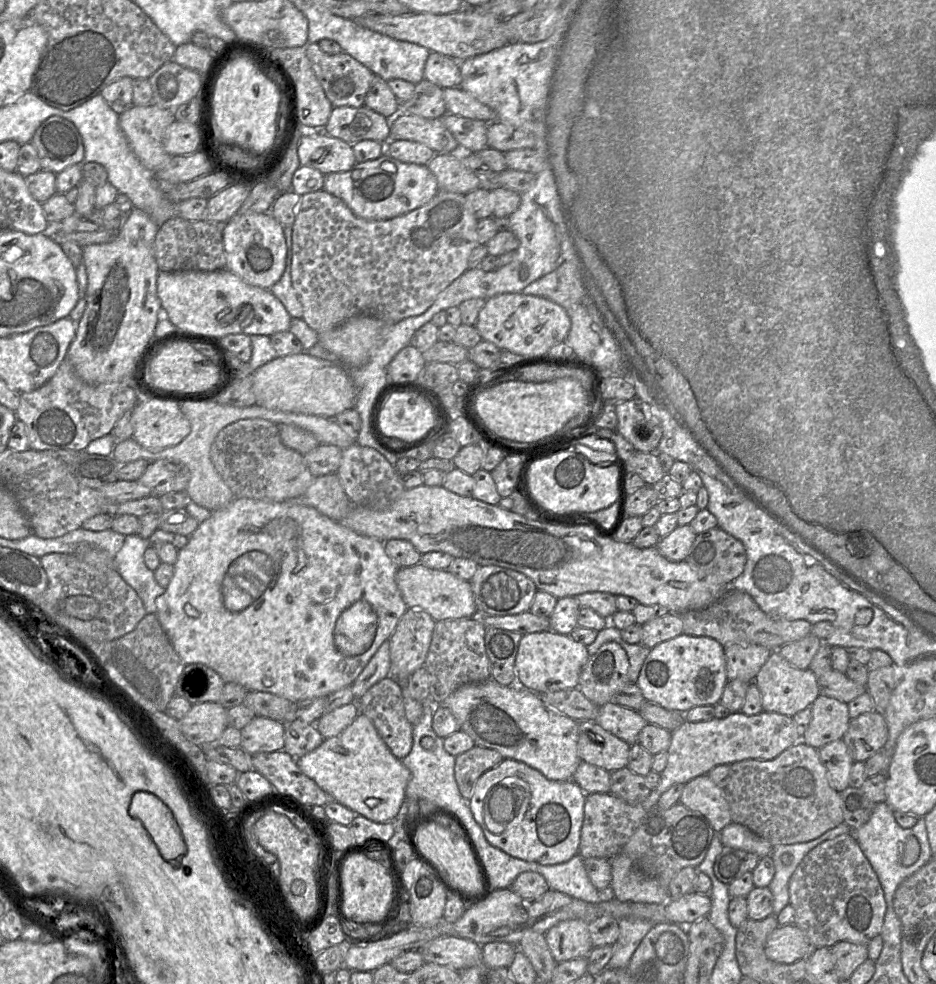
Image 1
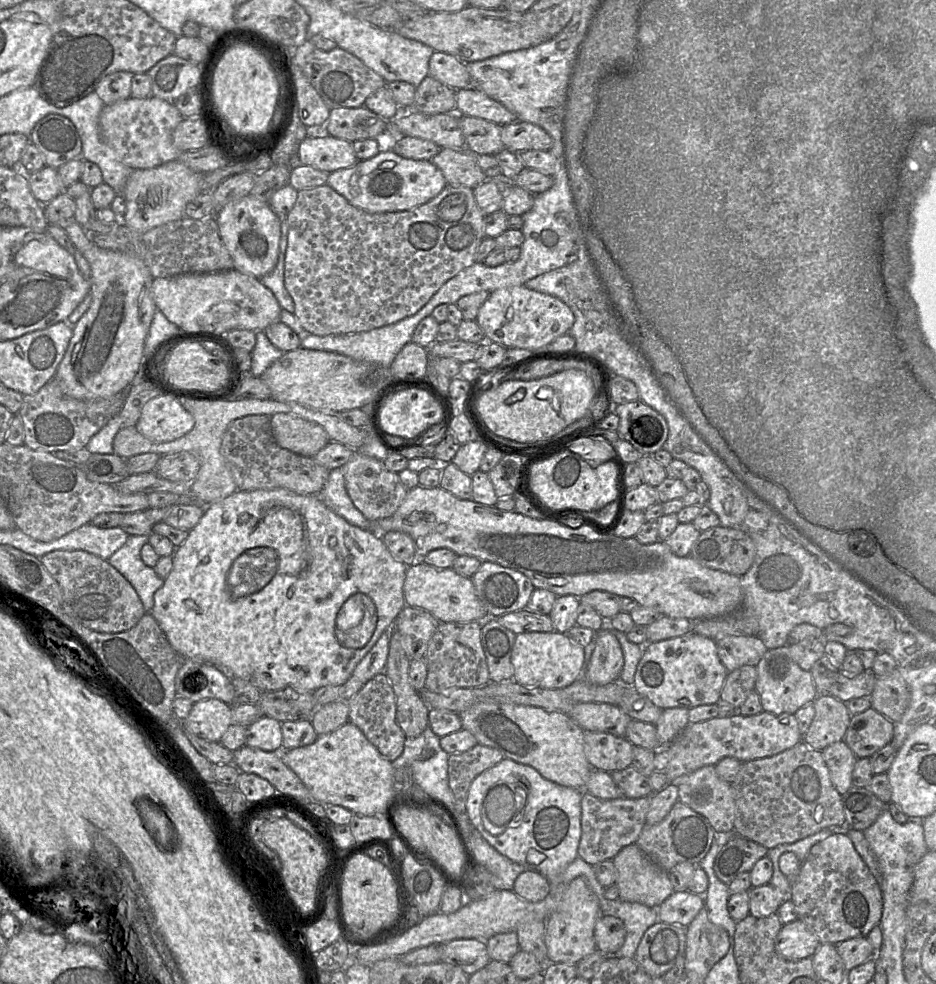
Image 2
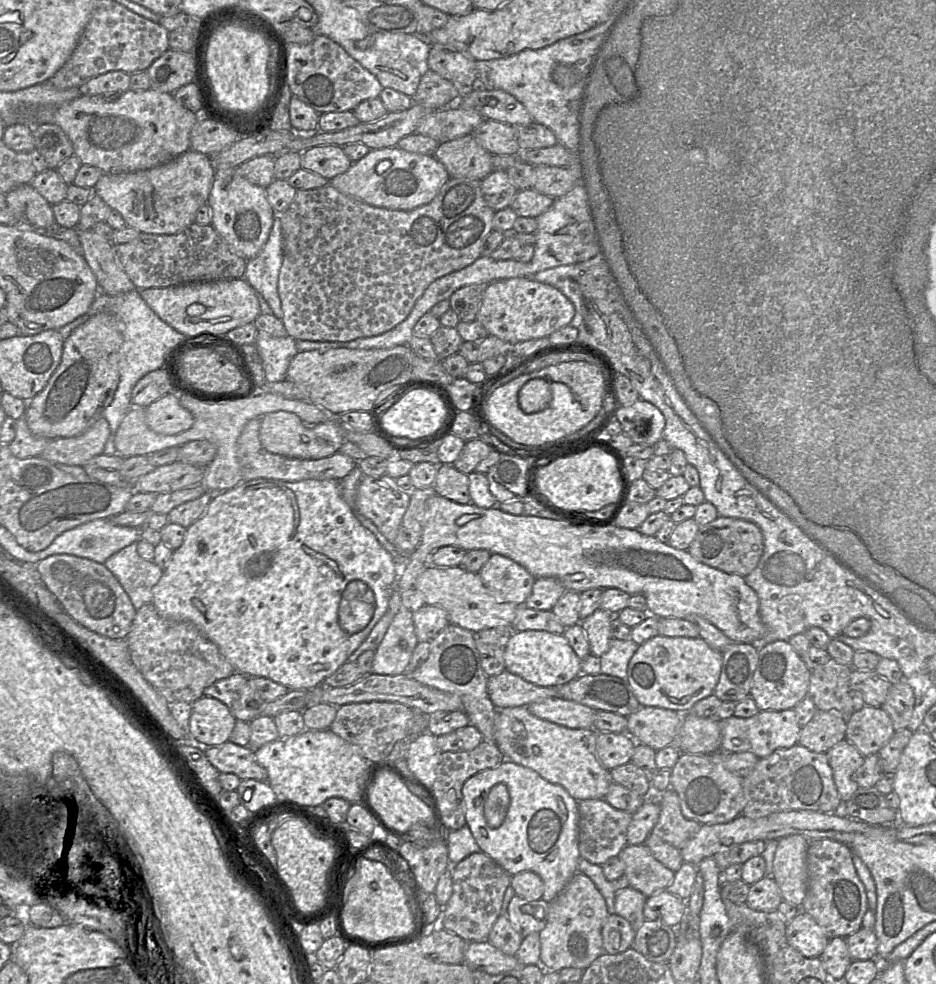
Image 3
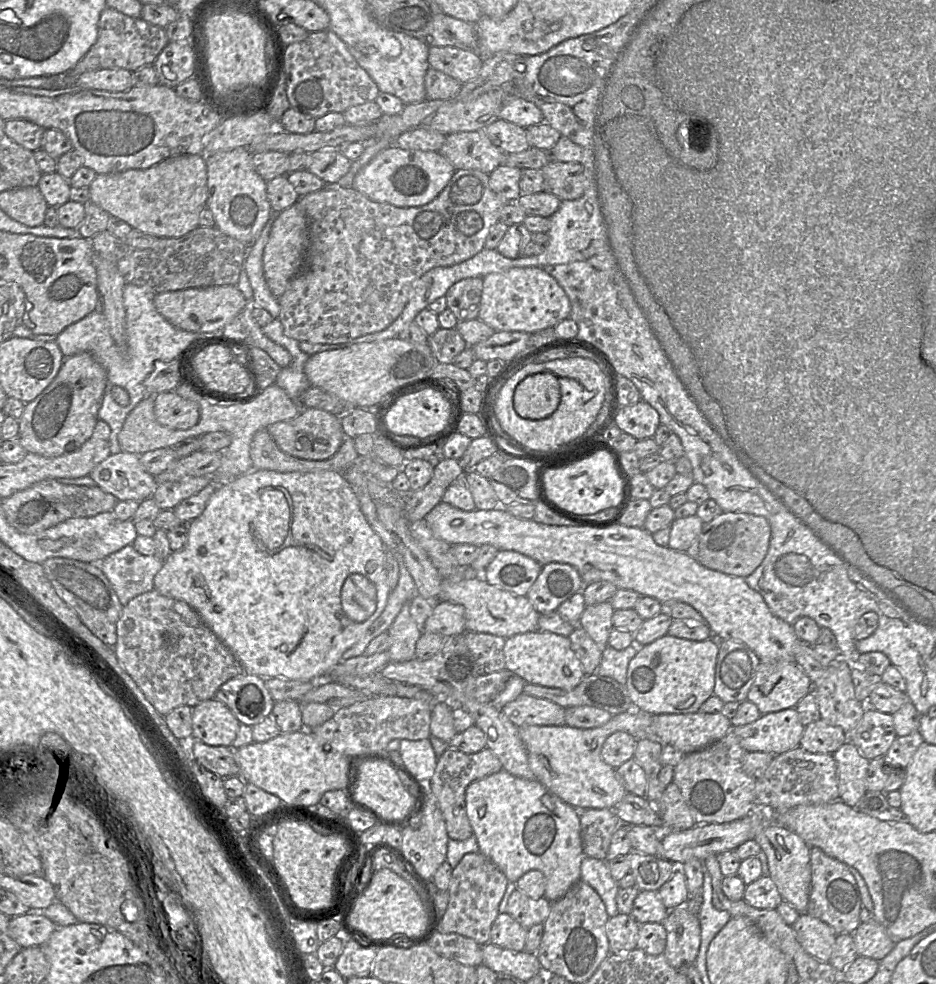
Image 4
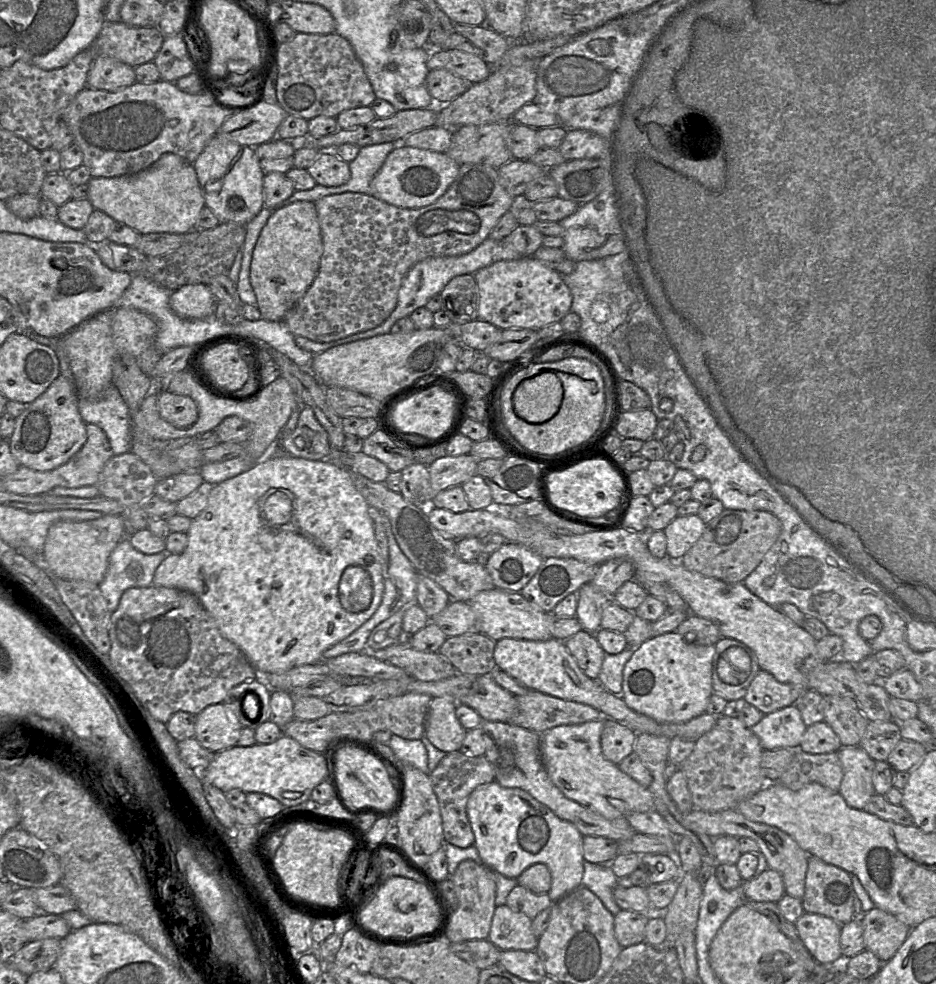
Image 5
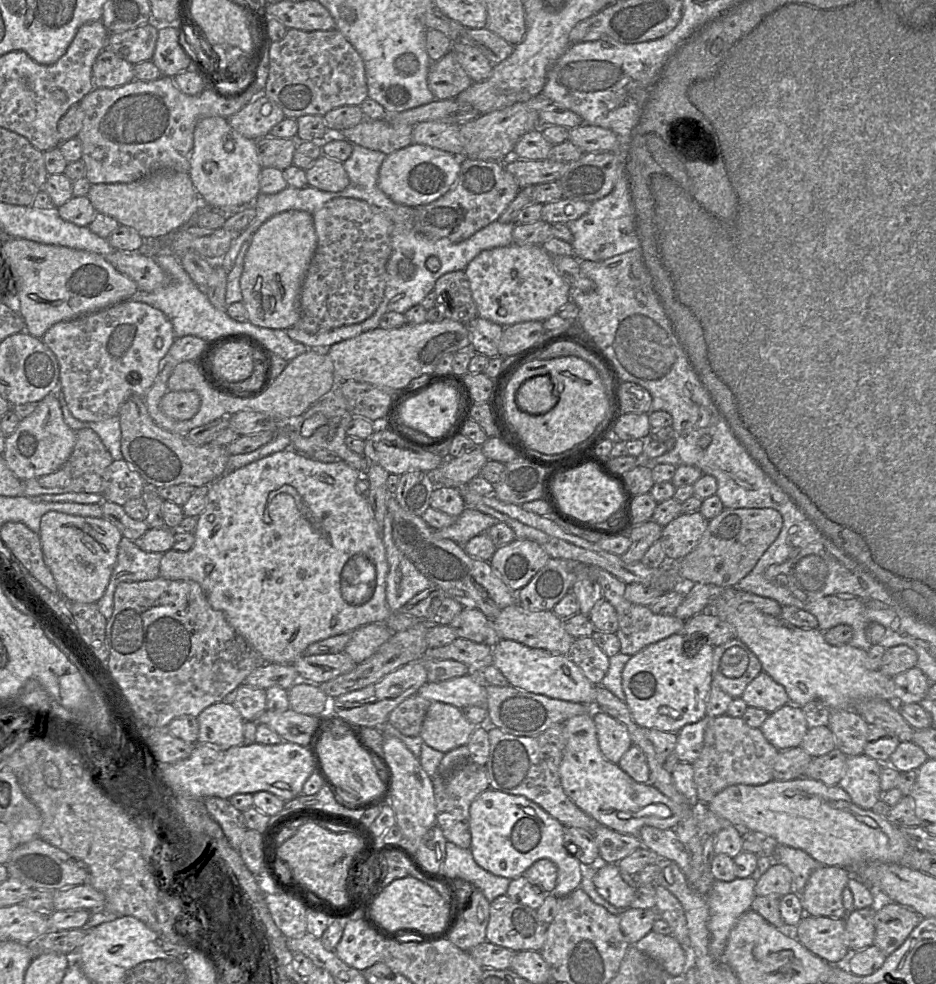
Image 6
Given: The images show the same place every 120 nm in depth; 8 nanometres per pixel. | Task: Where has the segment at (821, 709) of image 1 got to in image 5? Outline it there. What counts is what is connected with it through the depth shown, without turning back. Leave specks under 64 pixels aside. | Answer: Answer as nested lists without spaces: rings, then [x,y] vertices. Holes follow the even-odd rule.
[[[824,721],[807,727],[800,744],[800,750],[810,754],[838,752],[841,747],[839,736]]]

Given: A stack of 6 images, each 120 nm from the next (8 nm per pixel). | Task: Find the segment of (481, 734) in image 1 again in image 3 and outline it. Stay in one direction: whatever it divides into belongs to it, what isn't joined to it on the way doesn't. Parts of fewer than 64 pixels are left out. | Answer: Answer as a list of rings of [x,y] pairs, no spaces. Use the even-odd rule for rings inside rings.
[[[527,706],[497,708],[494,742],[510,760],[561,785],[575,800],[605,799],[611,784],[610,771],[600,763],[594,729],[568,728],[534,716]]]

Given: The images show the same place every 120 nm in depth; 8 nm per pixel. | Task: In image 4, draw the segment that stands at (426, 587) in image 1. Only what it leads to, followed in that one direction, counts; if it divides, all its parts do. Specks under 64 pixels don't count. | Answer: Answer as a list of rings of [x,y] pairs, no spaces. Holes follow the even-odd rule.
[[[482,576],[460,581],[443,579],[438,601],[461,604],[465,608],[466,631],[492,634],[505,639],[517,634],[538,631],[540,614],[527,596],[517,596],[493,586]]]

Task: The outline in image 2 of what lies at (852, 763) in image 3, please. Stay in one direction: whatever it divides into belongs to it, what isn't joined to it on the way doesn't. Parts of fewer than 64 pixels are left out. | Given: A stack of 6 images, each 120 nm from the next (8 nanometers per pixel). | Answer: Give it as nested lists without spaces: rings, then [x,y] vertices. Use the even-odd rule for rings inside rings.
[[[844,740],[828,746],[822,754],[833,785],[840,795],[845,794],[853,786],[852,773],[858,760],[857,756]]]

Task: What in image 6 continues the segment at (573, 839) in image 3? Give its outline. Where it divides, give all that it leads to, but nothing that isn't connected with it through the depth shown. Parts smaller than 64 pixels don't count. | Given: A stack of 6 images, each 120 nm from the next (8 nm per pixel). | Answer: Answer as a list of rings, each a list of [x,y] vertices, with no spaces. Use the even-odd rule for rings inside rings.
[[[488,788],[471,803],[470,833],[475,862],[486,871],[513,879],[539,859],[550,859],[557,866],[557,882],[552,894],[567,896],[580,887],[584,866],[564,846],[565,827],[539,805],[522,795]]]

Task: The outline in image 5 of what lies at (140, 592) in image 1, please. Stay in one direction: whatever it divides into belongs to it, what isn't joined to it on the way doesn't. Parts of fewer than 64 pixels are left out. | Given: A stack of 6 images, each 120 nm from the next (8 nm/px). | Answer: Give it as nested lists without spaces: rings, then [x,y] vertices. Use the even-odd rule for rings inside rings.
[[[123,537],[109,557],[104,579],[99,584],[108,607],[114,612],[125,590],[153,585],[154,572],[168,556],[167,551],[144,554],[136,550],[128,537]]]

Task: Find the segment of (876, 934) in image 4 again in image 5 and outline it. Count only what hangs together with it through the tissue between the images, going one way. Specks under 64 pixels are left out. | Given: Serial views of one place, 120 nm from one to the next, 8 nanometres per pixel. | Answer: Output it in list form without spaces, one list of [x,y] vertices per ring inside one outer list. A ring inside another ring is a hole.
[[[877,907],[864,913],[860,917],[860,921],[863,927],[865,950],[871,951],[883,963],[895,955],[911,931],[911,928],[899,918]]]

